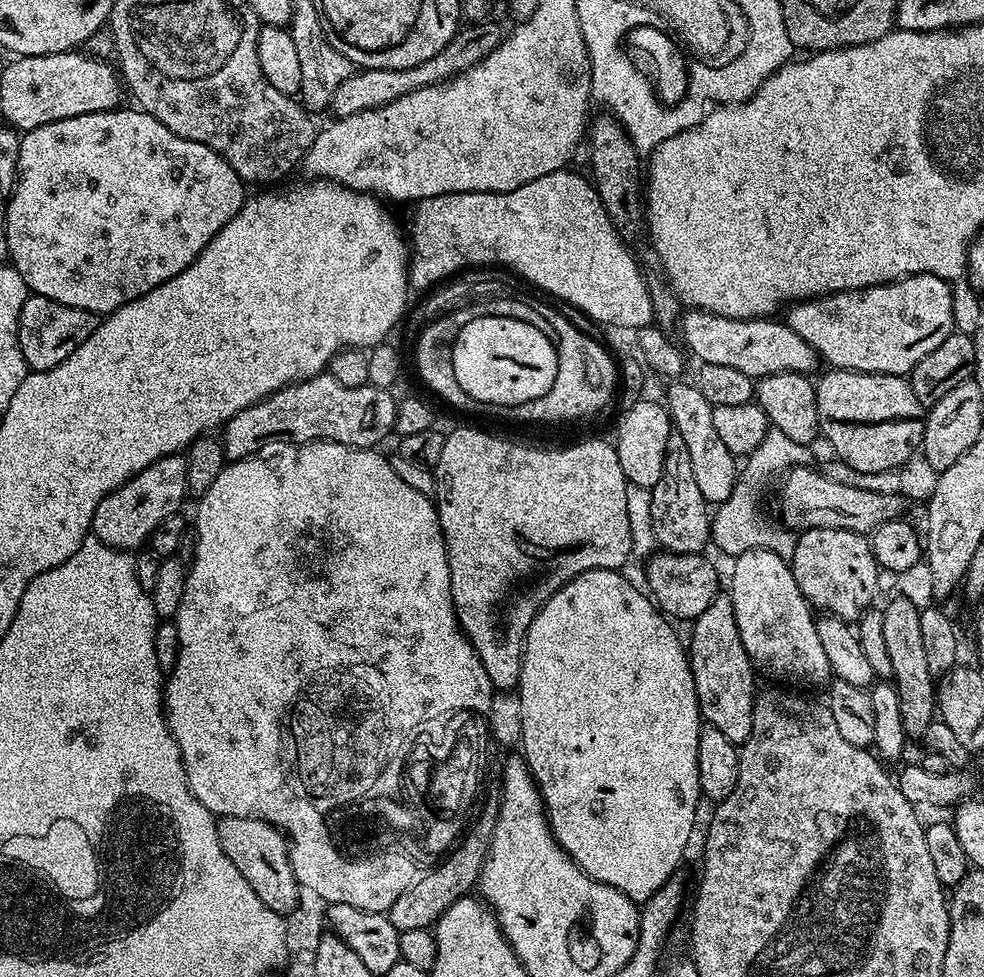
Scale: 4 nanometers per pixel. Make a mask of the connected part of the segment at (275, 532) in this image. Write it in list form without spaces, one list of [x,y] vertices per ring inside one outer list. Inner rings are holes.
[[[317,440],[315,444],[297,444],[281,448],[284,449],[281,452],[274,453],[273,456],[260,454],[255,458],[225,463],[223,470],[218,474],[218,478],[214,478],[214,483],[210,486],[210,490],[206,490],[203,496],[199,497],[197,504],[200,505],[196,508],[196,523],[194,523],[196,532],[195,556],[188,568],[186,590],[182,594],[182,602],[178,606],[174,617],[176,640],[180,643],[180,649],[176,652],[176,665],[173,666],[172,673],[169,676],[167,673],[166,683],[162,688],[162,704],[166,709],[168,728],[178,742],[178,750],[182,754],[188,785],[194,794],[194,798],[198,798],[198,802],[202,802],[202,806],[209,808],[217,817],[253,816],[279,828],[288,841],[288,857],[296,875],[296,881],[300,883],[301,889],[308,891],[309,888],[318,899],[324,900],[323,903],[325,905],[345,904],[346,906],[354,906],[358,910],[366,910],[367,912],[387,913],[388,908],[394,906],[394,902],[398,902],[398,898],[402,894],[406,894],[406,890],[410,890],[410,886],[416,884],[418,865],[408,860],[396,860],[396,856],[374,856],[372,848],[386,848],[386,842],[400,842],[402,846],[419,846],[423,849],[428,832],[432,836],[446,835],[448,828],[444,824],[450,823],[452,815],[459,810],[462,792],[459,787],[455,788],[453,792],[396,792],[396,772],[390,770],[388,776],[382,776],[378,782],[374,782],[376,781],[376,772],[380,772],[380,764],[385,764],[387,756],[394,752],[396,736],[401,736],[403,733],[408,732],[408,729],[414,727],[417,718],[437,716],[440,712],[448,712],[448,708],[460,708],[465,714],[472,714],[472,712],[491,713],[494,699],[492,680],[486,674],[486,666],[482,666],[474,646],[465,636],[463,630],[460,629],[460,623],[456,620],[456,607],[450,594],[448,551],[444,545],[444,535],[440,529],[440,519],[436,513],[435,503],[429,497],[418,494],[418,490],[414,490],[414,486],[406,486],[406,482],[402,482],[402,478],[398,478],[398,474],[394,474],[389,457],[387,455],[384,457],[382,453],[376,452],[380,450],[351,448],[345,444],[335,444],[329,440]],[[366,786],[371,787],[370,794],[376,795],[374,808],[370,810],[370,838],[368,838],[368,812],[352,812],[352,808],[348,808],[348,806],[346,808],[332,808],[332,804],[340,804],[340,800],[352,800],[352,796],[360,796],[360,792],[364,792],[364,787]],[[376,804],[394,804],[394,808],[396,808],[394,816],[388,818],[388,812],[376,812]]]

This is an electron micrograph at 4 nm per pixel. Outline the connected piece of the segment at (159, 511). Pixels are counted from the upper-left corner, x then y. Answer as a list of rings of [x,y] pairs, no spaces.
[[[162,456],[158,462],[146,466],[146,470],[142,470],[135,478],[127,480],[125,484],[118,486],[118,490],[106,494],[106,498],[98,502],[98,510],[94,510],[92,519],[91,535],[111,548],[139,549],[147,545],[148,537],[160,523],[181,511],[184,496],[188,495],[184,456]]]

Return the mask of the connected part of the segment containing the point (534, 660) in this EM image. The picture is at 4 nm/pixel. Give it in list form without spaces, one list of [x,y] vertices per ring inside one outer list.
[[[599,568],[578,574],[570,582],[566,582],[553,596],[542,605],[536,612],[534,622],[530,622],[528,633],[524,639],[524,657],[522,658],[522,670],[520,671],[520,682],[518,685],[518,707],[520,710],[520,744],[522,745],[522,755],[528,763],[528,769],[532,771],[532,778],[536,781],[540,797],[544,800],[544,810],[548,813],[548,826],[552,830],[552,837],[564,847],[564,852],[576,865],[584,871],[587,876],[602,882],[606,886],[614,886],[622,894],[626,894],[631,900],[643,902],[651,898],[663,884],[673,879],[676,867],[680,864],[680,859],[684,856],[684,851],[688,848],[688,839],[692,836],[692,827],[696,824],[696,807],[702,804],[702,793],[698,782],[698,734],[702,727],[702,717],[700,715],[700,703],[696,697],[696,687],[692,677],[692,665],[688,662],[688,653],[685,645],[680,644],[676,637],[676,632],[671,628],[669,617],[666,616],[655,603],[643,591],[639,592],[626,577],[620,576],[619,571],[611,568]]]

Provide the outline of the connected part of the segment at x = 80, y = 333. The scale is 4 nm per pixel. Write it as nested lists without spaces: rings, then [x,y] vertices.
[[[29,295],[22,306],[20,325],[18,326],[18,342],[22,350],[22,358],[26,358],[29,369],[34,372],[45,372],[58,362],[66,362],[90,334],[94,334],[98,316],[95,312],[87,312],[74,306],[66,306],[62,302],[54,302],[45,296]]]

